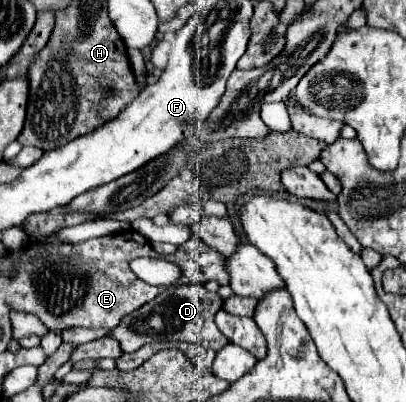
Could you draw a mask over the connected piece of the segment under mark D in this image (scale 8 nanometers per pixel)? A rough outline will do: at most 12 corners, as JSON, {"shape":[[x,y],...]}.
{"shape":[[180,285],[126,315],[108,335],[132,353],[152,341],[218,351],[222,297]]}

